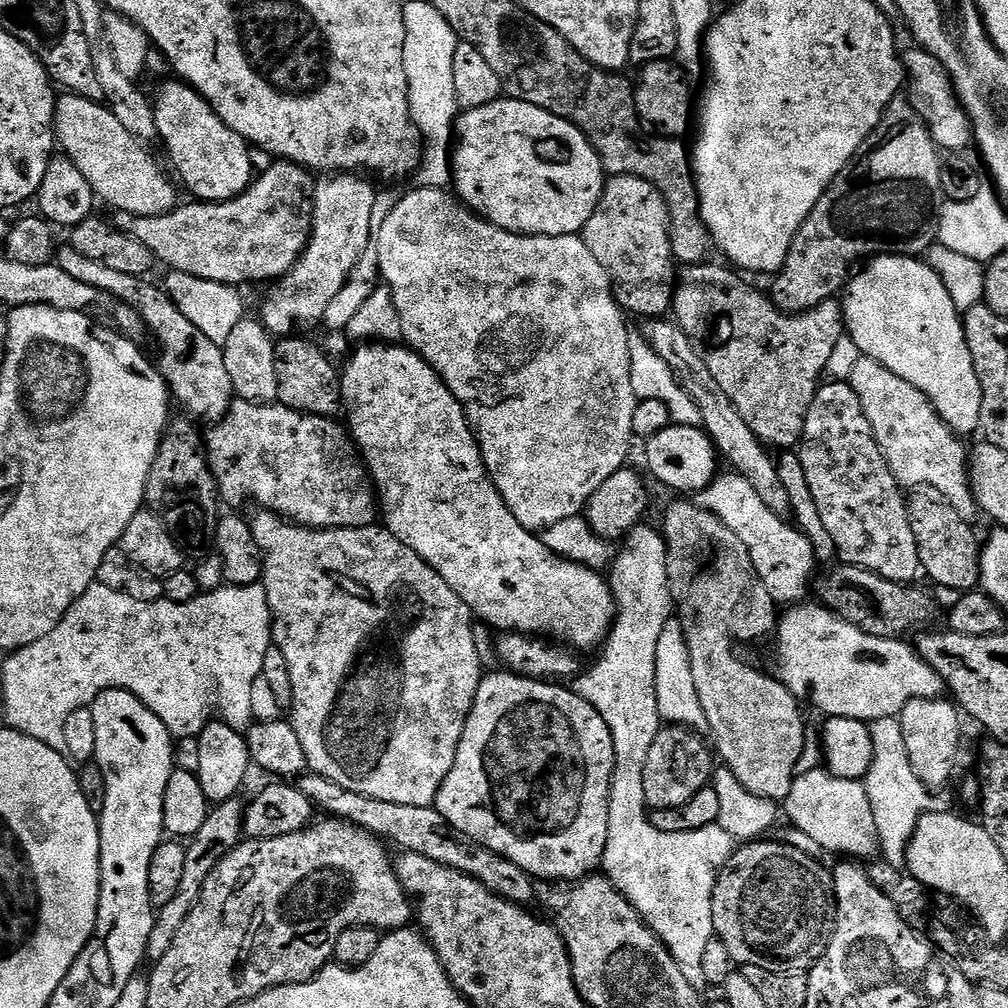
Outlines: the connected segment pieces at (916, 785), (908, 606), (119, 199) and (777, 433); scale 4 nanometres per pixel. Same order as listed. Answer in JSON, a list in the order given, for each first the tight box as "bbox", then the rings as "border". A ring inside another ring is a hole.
[{"bbox":[862,718,941,869],"border":[[[878,718],[871,721],[870,738],[874,742],[874,762],[862,783],[874,806],[874,826],[878,826],[880,853],[883,863],[903,869],[906,864],[908,844],[912,841],[912,830],[927,812],[941,807],[939,795],[933,794],[920,781],[910,766],[906,754],[906,742],[902,738],[902,726],[896,718]]]},{"bbox":[814,565,938,639],"border":[[[839,565],[840,568],[826,575],[814,584],[815,599],[849,621],[864,634],[871,637],[899,639],[904,633],[925,629],[938,613],[938,605],[931,595],[915,585],[904,585],[890,582],[872,571],[860,567]],[[820,580],[820,581],[819,581]]]},{"bbox":[54,94,177,216],"border":[[[75,94],[61,95],[56,101],[54,140],[59,151],[69,156],[74,166],[78,166],[78,170],[82,170],[86,182],[90,182],[92,193],[103,203],[105,200],[110,206],[109,209],[139,216],[161,216],[163,212],[170,212],[177,207],[177,185],[175,183],[172,185],[168,181],[168,176],[160,169],[159,162],[144,149],[147,147],[136,140],[134,134],[130,134],[130,130],[125,130],[122,122],[118,122],[118,118],[114,118],[112,111],[103,103],[87,100],[85,96]]]},{"bbox":[671,263,846,449],"border":[[[712,263],[689,264],[679,269],[671,315],[686,338],[690,338],[698,358],[706,362],[706,370],[710,370],[714,382],[722,386],[722,394],[734,402],[734,410],[742,414],[742,422],[750,426],[765,448],[795,449],[804,433],[810,402],[814,402],[816,389],[827,373],[830,354],[838,338],[846,334],[843,303],[833,298],[822,301],[817,308],[808,312],[789,314],[772,301],[771,295],[764,293],[763,296],[754,285],[747,284],[744,281],[747,279],[739,271],[723,263]]]}]

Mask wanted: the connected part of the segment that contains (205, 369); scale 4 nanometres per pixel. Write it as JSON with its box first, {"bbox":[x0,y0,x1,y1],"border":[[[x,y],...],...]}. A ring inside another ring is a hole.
{"bbox":[54,246,234,422],"border":[[[64,246],[55,253],[54,262],[70,278],[82,282],[86,286],[94,286],[98,290],[108,292],[114,298],[126,302],[144,320],[145,329],[156,335],[160,343],[160,364],[158,371],[168,383],[168,391],[171,399],[176,400],[193,417],[201,416],[207,422],[221,420],[228,413],[228,407],[232,405],[234,393],[230,382],[230,373],[226,371],[226,358],[224,349],[219,344],[210,342],[178,306],[168,297],[163,287],[151,284],[151,279],[135,276],[134,274],[122,274],[118,270],[110,270],[110,266],[102,266],[100,262],[93,262],[90,258],[82,258],[71,246]]]}

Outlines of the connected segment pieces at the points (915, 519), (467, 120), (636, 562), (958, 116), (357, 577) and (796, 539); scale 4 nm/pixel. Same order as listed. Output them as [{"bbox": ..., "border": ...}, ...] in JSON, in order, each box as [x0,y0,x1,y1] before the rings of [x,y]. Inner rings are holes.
[{"bbox":[908,494,982,592],"border":[[[916,494],[908,500],[908,517],[910,530],[914,530],[914,542],[918,542],[918,558],[923,575],[932,579],[935,586],[948,586],[961,592],[973,591],[980,583],[980,554],[982,551],[981,537],[976,537],[973,525],[960,517],[943,499],[932,494]]]},{"bbox":[452,98,606,236],"border":[[[501,98],[490,102],[486,106],[469,108],[461,111],[456,117],[456,130],[454,133],[454,147],[452,149],[452,184],[455,195],[459,196],[477,216],[483,220],[489,220],[494,226],[498,226],[507,232],[516,232],[520,236],[574,236],[583,233],[586,222],[590,222],[590,214],[600,201],[600,195],[604,192],[606,173],[594,146],[570,122],[534,106],[530,102],[522,102],[511,98]]]},{"bbox":[574,522,734,990],"border":[[[641,522],[636,525],[634,530],[626,536],[621,543],[620,554],[615,558],[610,574],[608,573],[608,581],[611,586],[611,594],[616,604],[616,618],[613,621],[612,631],[608,633],[608,639],[602,645],[602,651],[599,653],[600,661],[589,670],[588,673],[577,675],[574,680],[574,691],[581,696],[586,702],[590,702],[590,706],[594,706],[594,710],[598,710],[598,714],[602,714],[602,722],[606,722],[606,726],[610,726],[610,738],[614,738],[614,774],[612,775],[612,785],[610,786],[610,802],[608,809],[610,810],[610,822],[608,823],[608,841],[606,842],[606,850],[602,861],[603,875],[607,876],[610,882],[614,882],[614,886],[622,893],[630,902],[630,906],[634,906],[634,910],[644,919],[644,923],[654,935],[656,935],[665,947],[668,948],[670,954],[674,958],[674,962],[682,970],[682,974],[686,974],[686,982],[690,982],[690,986],[694,986],[698,990],[704,990],[709,987],[706,982],[705,972],[702,971],[702,957],[705,954],[705,947],[714,937],[714,918],[712,917],[712,895],[714,894],[714,886],[716,880],[720,876],[720,872],[726,866],[726,862],[734,851],[734,841],[730,834],[726,834],[726,830],[722,830],[719,824],[711,824],[710,826],[702,826],[702,830],[697,832],[687,832],[686,834],[666,834],[662,830],[654,830],[650,819],[649,809],[644,802],[644,791],[642,790],[642,770],[646,770],[646,754],[650,754],[650,745],[653,744],[654,738],[658,738],[662,727],[662,721],[658,714],[658,694],[656,693],[656,659],[658,658],[658,641],[662,636],[662,630],[665,629],[666,622],[673,617],[674,605],[672,603],[672,591],[669,584],[669,566],[668,566],[668,547],[665,544],[663,533]]]},{"bbox":[902,46,973,153],"border":[[[912,46],[908,53],[905,51],[902,63],[910,88],[912,84],[910,93],[912,108],[924,120],[937,149],[949,148],[947,150],[949,153],[963,153],[965,151],[963,148],[973,143],[972,123],[968,121],[964,107],[956,99],[956,92],[952,89],[952,80],[948,77],[947,70],[925,48],[919,46]]]},{"bbox":[250,510,482,807],"border":[[[256,510],[250,516],[250,523],[254,542],[258,542],[264,563],[262,583],[266,590],[268,609],[272,611],[274,647],[282,650],[290,670],[290,686],[294,686],[290,723],[298,734],[298,742],[302,742],[309,769],[322,778],[330,778],[330,782],[338,782],[338,786],[354,794],[366,794],[366,798],[398,802],[401,806],[433,807],[446,774],[450,774],[454,766],[456,751],[482,679],[472,611],[454,590],[450,590],[450,586],[446,586],[446,582],[442,582],[439,574],[425,560],[418,558],[410,546],[394,538],[394,534],[390,534],[386,527],[304,528],[301,524],[294,524],[291,520],[284,520],[263,510]]]},{"bbox":[698,474,818,606],"border":[[[735,474],[717,475],[716,479],[699,493],[698,503],[701,508],[713,512],[730,528],[747,546],[750,562],[754,562],[754,570],[760,575],[760,581],[772,595],[772,599],[780,606],[795,606],[809,595],[813,583],[812,571],[818,568],[816,555],[810,542],[785,517],[774,514],[762,498],[758,498],[754,486],[746,482],[746,478]]]}]

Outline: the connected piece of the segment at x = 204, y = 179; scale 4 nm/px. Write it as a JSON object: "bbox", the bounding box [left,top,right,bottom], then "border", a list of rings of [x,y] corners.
{"bbox":[154,79,254,202],"border":[[[171,79],[157,90],[156,96],[154,92],[156,135],[161,141],[164,139],[164,148],[180,175],[179,183],[184,183],[200,202],[219,202],[241,196],[254,179],[248,141],[234,134],[189,84]]]}

